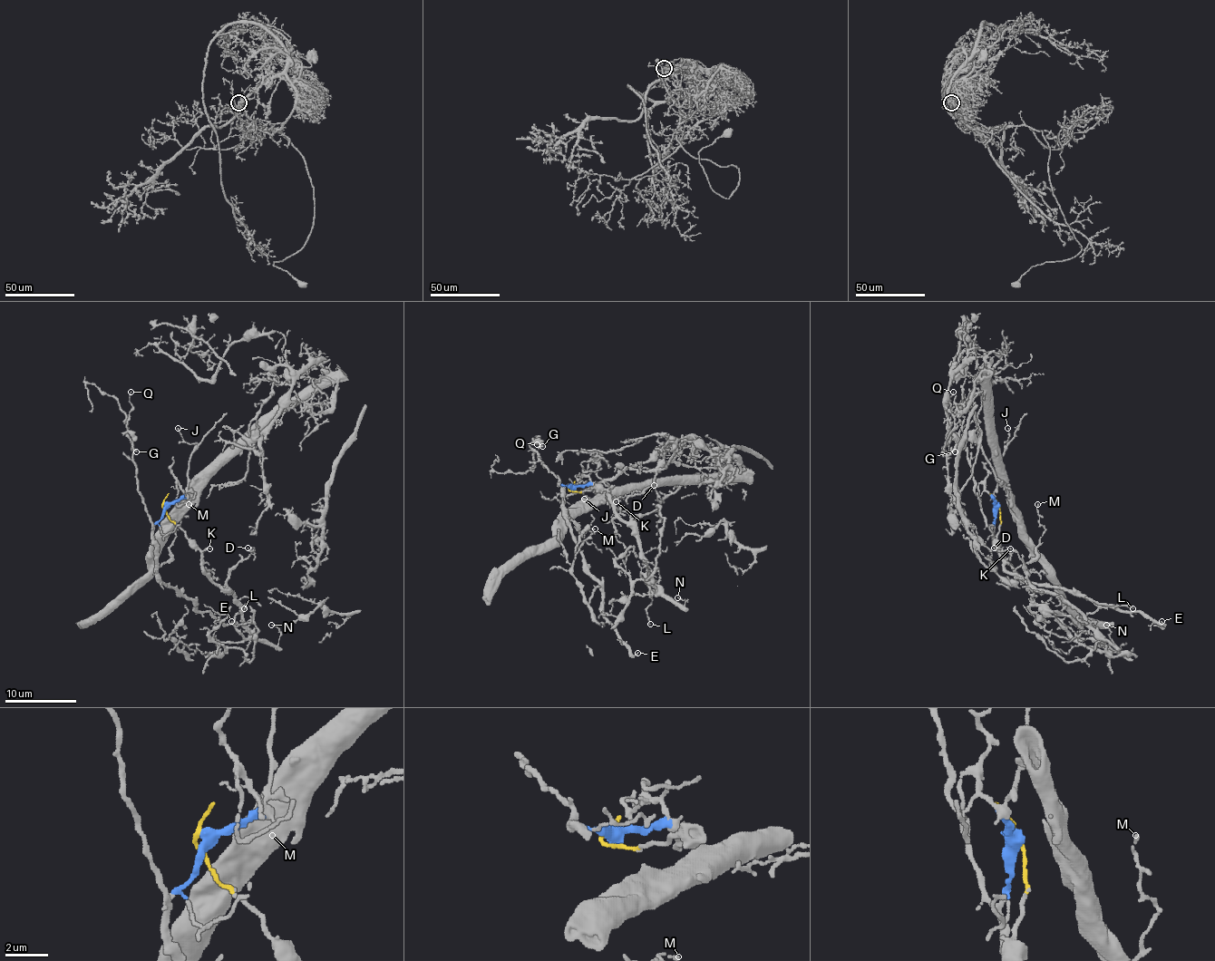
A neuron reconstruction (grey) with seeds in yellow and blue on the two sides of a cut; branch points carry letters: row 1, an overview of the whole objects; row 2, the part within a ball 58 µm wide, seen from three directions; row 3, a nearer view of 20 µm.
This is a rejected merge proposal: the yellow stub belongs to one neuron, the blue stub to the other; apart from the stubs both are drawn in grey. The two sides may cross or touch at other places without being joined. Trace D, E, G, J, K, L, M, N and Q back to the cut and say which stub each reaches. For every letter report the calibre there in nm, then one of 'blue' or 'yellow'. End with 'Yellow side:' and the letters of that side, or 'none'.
D: 110 nm thick; yellow
E: 130 nm thick; blue
G: 170 nm thick; blue
J: 110 nm thick; blue
K: 140 nm thick; yellow
L: 120 nm thick; yellow
M: 120 nm thick; blue
N: 110 nm thick; yellow
Q: 90 nm thick; blue
Yellow side: D, K, L, N

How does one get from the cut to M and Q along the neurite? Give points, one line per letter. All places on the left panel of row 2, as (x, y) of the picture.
M: (163, 503), (163, 516), (153, 527), (159, 567), (170, 557), (169, 547), (189, 503)
Q: (163, 503), (163, 514), (153, 527), (146, 512), (144, 498), (139, 492), (133, 448), (124, 433), (131, 391)

